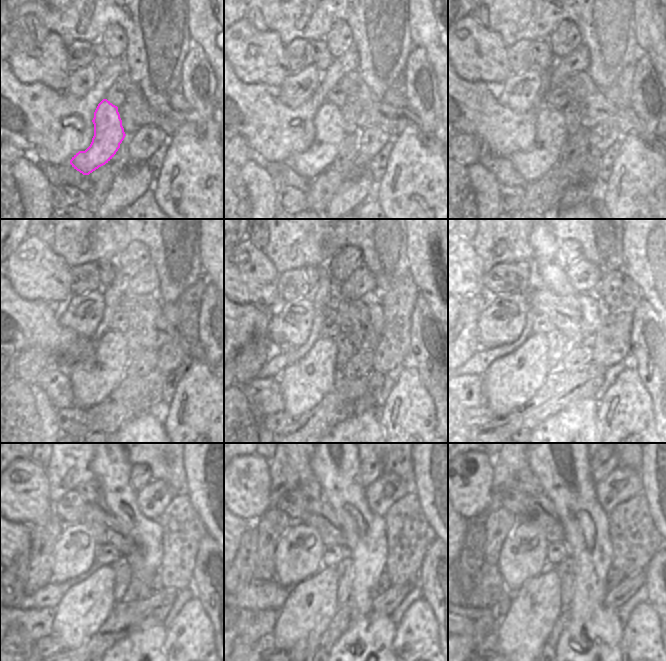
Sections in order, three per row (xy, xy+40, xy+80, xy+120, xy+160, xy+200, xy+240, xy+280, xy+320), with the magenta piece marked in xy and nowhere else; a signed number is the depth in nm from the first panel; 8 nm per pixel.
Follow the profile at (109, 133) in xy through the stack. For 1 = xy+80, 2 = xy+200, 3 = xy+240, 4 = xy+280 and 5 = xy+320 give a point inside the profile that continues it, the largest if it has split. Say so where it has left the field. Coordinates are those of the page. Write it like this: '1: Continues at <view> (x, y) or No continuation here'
1: Continues at xy+80 (551, 134)
2: Continues at xy+200 (533, 383)
3: Continues at xy+240 (85, 607)
4: Continues at xy+280 (307, 612)
5: Continues at xy+320 (535, 607).

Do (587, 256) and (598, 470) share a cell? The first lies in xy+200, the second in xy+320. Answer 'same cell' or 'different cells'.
same cell

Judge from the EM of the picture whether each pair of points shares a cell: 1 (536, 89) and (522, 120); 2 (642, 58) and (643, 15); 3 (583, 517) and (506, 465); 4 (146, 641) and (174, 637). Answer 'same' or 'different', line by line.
1: different
2: different
3: different
4: different

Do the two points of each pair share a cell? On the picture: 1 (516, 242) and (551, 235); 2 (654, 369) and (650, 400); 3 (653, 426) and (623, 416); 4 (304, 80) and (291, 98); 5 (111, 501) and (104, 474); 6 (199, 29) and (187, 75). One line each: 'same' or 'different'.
1: different
2: different
3: same
4: same
5: same
6: different

